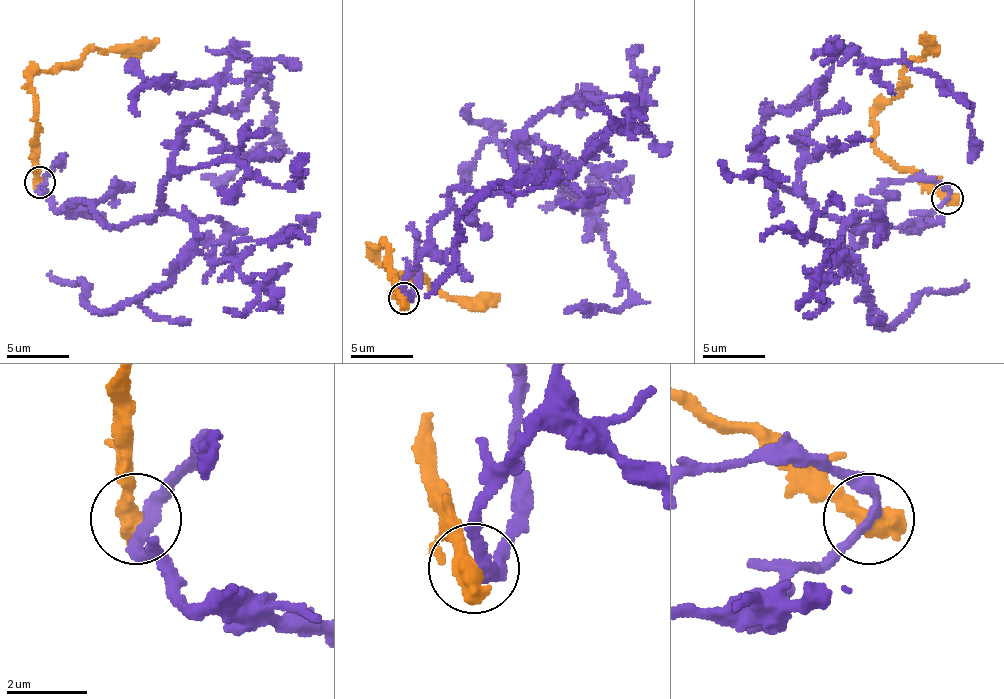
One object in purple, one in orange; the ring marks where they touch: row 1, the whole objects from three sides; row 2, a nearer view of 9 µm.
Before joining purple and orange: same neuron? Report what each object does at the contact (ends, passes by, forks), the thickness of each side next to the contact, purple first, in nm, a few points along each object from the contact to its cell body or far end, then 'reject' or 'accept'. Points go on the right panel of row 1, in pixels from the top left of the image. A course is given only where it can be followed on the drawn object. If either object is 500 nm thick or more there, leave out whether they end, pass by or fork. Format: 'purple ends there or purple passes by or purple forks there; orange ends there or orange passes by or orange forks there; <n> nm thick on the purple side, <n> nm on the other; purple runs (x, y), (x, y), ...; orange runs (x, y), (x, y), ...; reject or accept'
260 nm thick on the purple side, 600 nm on the other; purple runs (948, 197), (859, 246), (797, 185), (815, 83), (845, 51), (908, 62), (959, 95), (975, 148); orange runs (948, 197), (909, 170), (900, 170), (874, 146), (874, 113), (899, 92), (903, 70), (922, 56), (925, 32); reject

